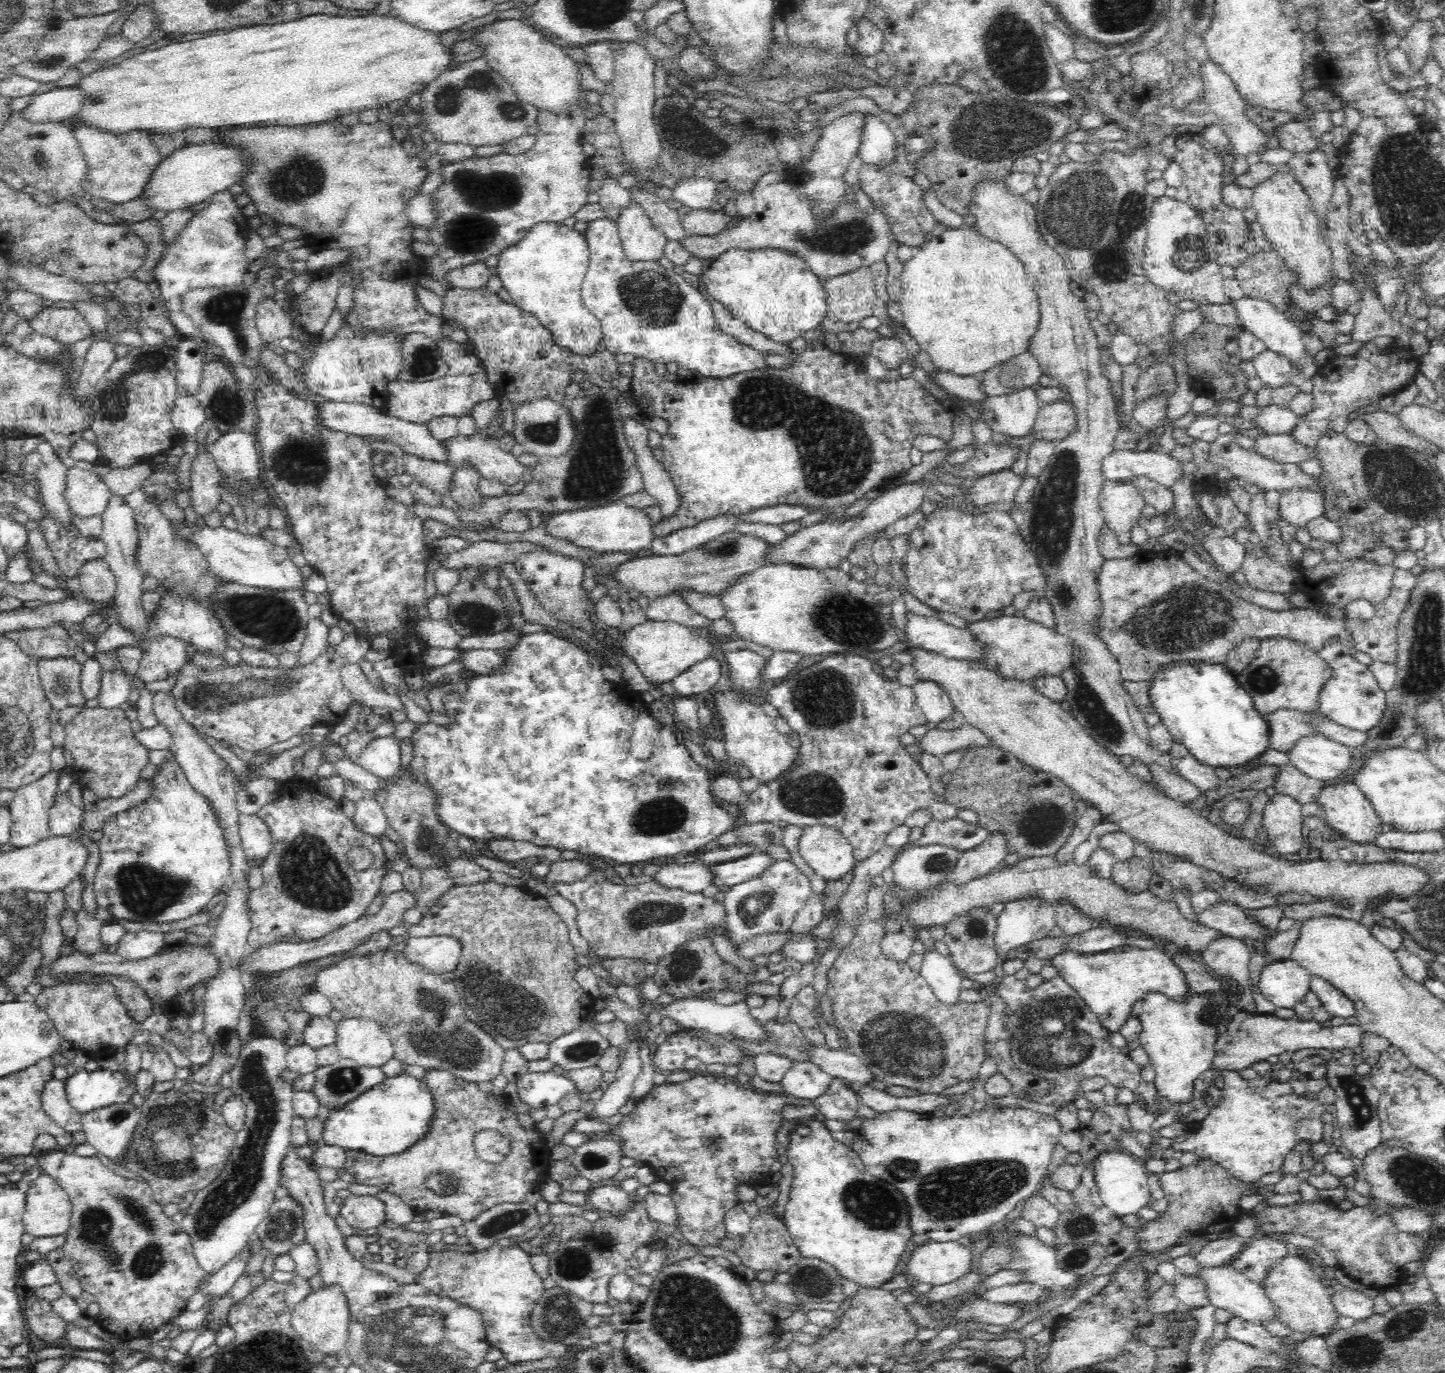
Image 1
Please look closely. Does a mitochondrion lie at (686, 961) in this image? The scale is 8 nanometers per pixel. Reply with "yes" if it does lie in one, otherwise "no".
yes

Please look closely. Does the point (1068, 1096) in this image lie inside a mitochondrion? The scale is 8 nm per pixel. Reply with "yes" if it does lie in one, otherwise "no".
no

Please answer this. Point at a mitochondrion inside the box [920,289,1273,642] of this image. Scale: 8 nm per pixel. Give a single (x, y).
(1051, 525)

